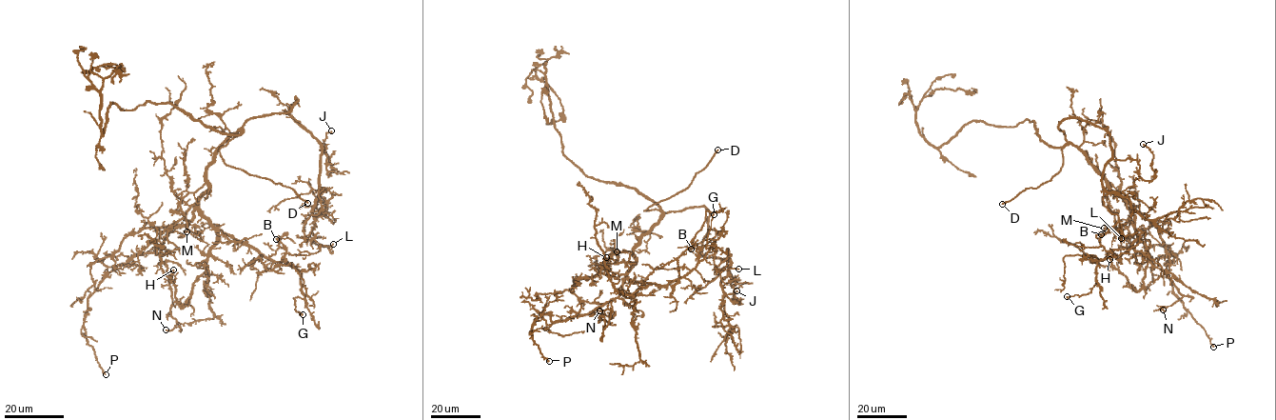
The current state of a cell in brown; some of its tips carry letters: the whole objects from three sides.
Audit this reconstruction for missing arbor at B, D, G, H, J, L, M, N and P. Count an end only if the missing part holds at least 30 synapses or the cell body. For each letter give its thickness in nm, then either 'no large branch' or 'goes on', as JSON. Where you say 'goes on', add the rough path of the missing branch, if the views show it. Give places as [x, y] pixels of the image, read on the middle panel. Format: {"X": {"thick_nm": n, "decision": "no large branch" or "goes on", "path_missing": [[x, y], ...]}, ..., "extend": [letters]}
{"B": {"thick_nm": 120, "decision": "no large branch"}, "D": {"thick_nm": 240, "decision": "goes on", "path_missing": [[717, 150], [740, 131], [740, 121], [749, 113], [757, 114], [755, 112]]}, "G": {"thick_nm": 120, "decision": "no large branch"}, "H": {"thick_nm": 140, "decision": "no large branch"}, "J": {"thick_nm": 130, "decision": "no large branch"}, "L": {"thick_nm": 160, "decision": "no large branch"}, "M": {"thick_nm": 140, "decision": "no large branch"}, "N": {"thick_nm": 150, "decision": "no large branch"}, "P": {"thick_nm": 280, "decision": "no large branch"}, "extend": ["D"]}

